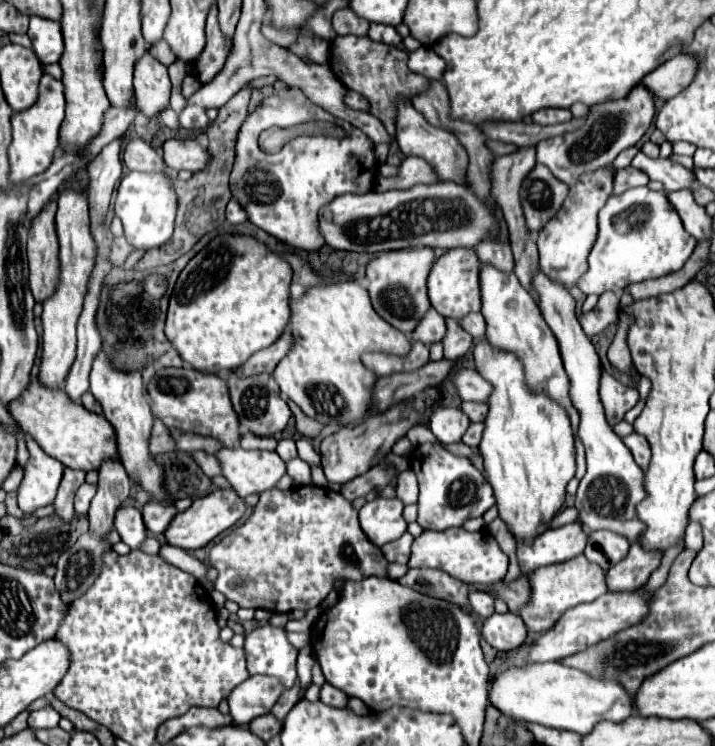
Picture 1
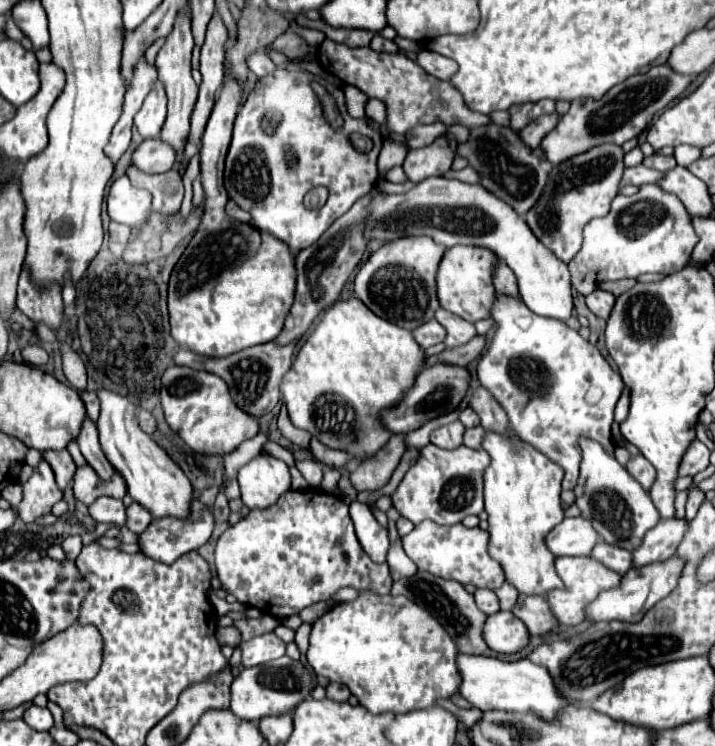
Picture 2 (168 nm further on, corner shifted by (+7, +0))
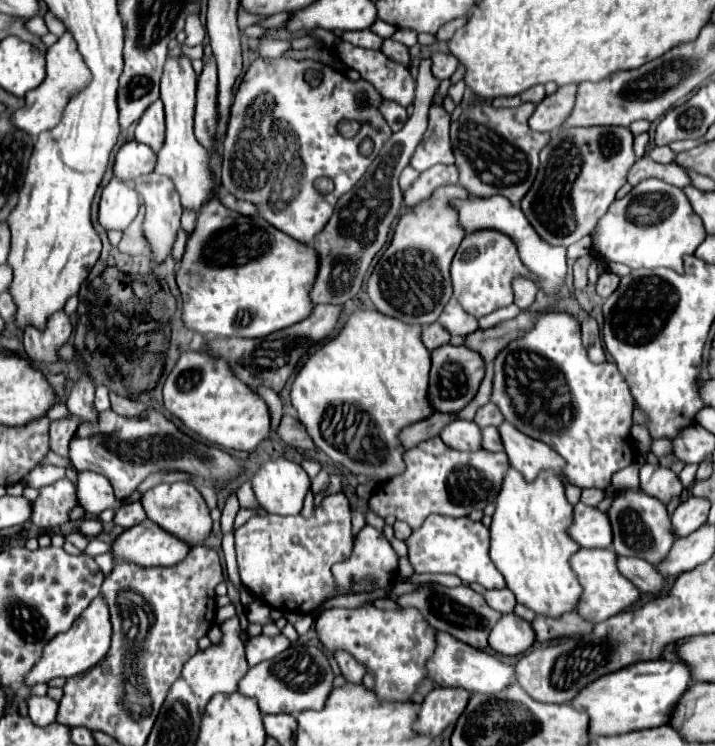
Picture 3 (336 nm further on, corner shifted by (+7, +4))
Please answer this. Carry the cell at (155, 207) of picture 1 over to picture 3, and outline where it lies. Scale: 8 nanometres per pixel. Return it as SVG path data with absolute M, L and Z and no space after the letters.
M112 178L102 192L98 220L106 230L124 230L138 214L138 194L126 182Z

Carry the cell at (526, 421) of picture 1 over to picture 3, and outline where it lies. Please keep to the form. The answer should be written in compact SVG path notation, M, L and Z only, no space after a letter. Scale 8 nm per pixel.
M508 468L494 504L490 558L516 600L542 616L558 616L576 610L582 586L570 570L568 560L580 546L566 538L572 504L566 500L560 478L552 470L542 470L534 482L526 482L518 470Z

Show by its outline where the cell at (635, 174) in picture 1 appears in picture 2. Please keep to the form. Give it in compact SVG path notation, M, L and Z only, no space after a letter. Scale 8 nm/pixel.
M640 164L640 166L624 170L620 186L626 186L626 184L642 186L642 184L648 184L648 182L660 182L662 178L664 178L664 172L658 172L658 170L652 170L652 168L646 168L644 164Z

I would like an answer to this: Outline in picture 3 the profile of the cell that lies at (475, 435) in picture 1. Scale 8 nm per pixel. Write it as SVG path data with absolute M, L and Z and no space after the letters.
M494 426L482 428L482 448L484 448L484 450L490 450L490 452L502 450L502 442L500 442L498 430L496 430Z

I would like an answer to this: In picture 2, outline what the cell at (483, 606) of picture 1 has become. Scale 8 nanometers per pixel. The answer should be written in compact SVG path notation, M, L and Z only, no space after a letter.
M476 590L474 592L474 598L476 598L476 604L482 612L486 614L496 614L500 612L500 602L498 602L498 596L492 592L492 590Z

